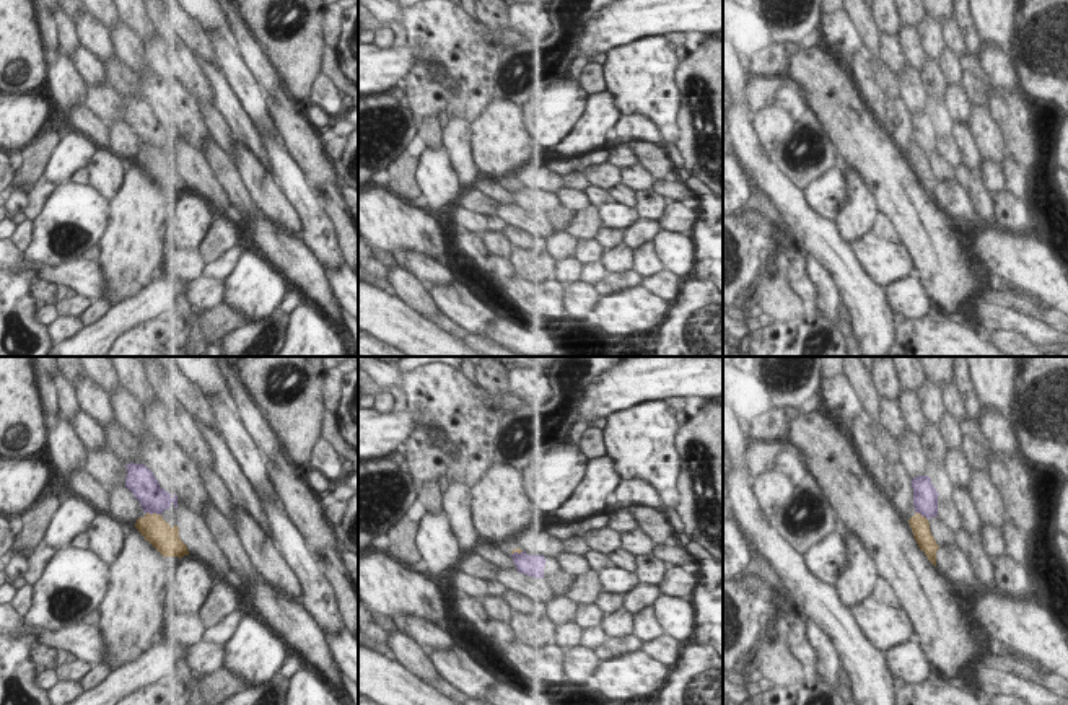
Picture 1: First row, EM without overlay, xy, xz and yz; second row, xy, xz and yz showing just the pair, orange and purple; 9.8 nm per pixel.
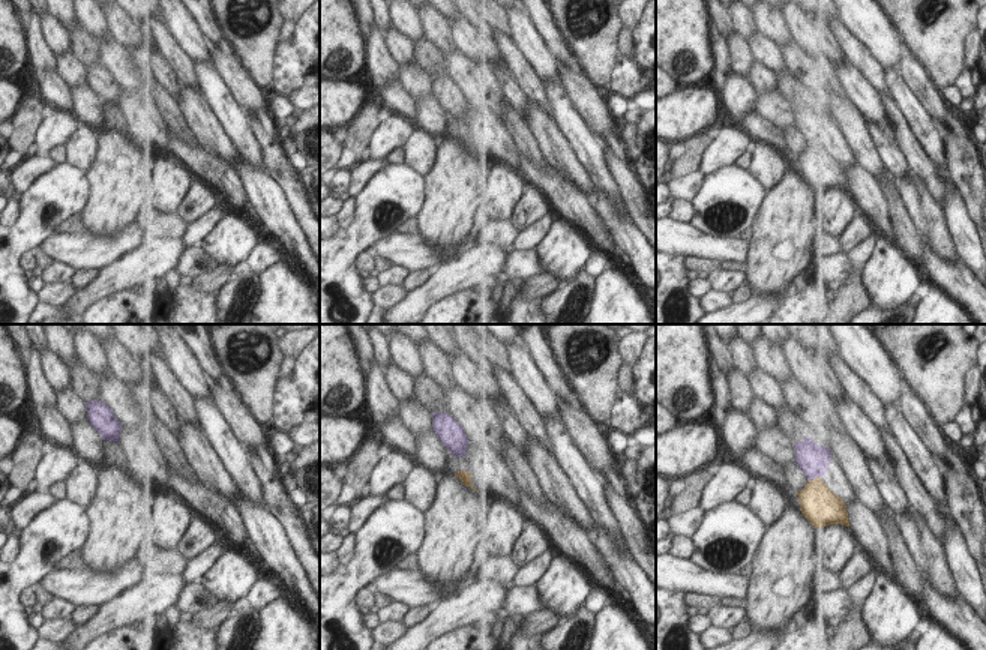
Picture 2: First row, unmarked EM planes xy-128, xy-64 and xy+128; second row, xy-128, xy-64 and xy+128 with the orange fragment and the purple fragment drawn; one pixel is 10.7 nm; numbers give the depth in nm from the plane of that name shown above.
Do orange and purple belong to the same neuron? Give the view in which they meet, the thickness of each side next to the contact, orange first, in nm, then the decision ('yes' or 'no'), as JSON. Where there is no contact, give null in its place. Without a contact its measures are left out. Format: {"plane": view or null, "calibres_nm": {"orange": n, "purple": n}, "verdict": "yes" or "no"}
{"plane": "xy", "calibres_nm": {"orange": 280, "purple": 280}, "verdict": "no"}

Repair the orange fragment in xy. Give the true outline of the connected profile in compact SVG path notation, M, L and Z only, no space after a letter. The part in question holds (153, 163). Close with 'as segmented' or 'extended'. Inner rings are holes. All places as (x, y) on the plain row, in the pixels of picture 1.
M147 148L137 155L135 163L163 192L189 190L187 181L179 173L179 163L176 160L171 163L161 150Z; as segmented

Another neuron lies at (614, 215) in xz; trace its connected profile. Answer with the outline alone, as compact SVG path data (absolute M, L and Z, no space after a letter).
M607 204L599 208L604 228L628 230L640 220L638 208L622 204Z

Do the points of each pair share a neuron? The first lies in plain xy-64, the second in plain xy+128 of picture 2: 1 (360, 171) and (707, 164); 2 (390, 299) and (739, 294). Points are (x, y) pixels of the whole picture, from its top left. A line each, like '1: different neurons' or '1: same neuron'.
1: different neurons
2: different neurons

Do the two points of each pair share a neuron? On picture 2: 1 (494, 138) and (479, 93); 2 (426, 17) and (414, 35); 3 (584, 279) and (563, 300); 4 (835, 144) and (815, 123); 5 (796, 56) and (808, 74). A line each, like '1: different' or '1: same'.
1: different
2: different
3: same
4: same
5: same

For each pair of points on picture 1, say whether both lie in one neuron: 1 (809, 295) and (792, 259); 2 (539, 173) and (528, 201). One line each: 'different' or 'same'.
1: same
2: different

